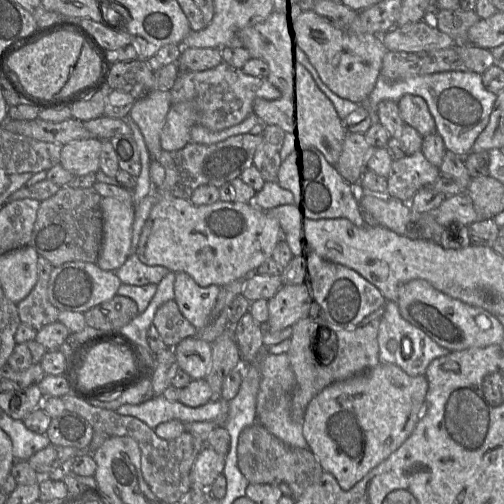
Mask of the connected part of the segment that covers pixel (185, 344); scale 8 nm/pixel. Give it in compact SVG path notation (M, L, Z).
M187 337L173 348L175 362L192 380L205 379L212 361L211 344L195 337Z

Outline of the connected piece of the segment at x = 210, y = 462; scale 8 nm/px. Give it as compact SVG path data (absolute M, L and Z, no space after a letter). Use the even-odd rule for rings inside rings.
M205 446L195 459L190 471L191 486L208 490L215 479L223 473L225 456Z

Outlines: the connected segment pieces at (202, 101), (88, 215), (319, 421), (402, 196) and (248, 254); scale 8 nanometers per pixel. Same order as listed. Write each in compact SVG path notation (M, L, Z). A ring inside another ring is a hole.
M223 61L205 71L181 71L170 92L171 104L190 104L197 114L198 124L211 131L221 131L244 121L253 113L255 99L279 97L279 92L265 78L247 75Z
M67 185L60 187L56 194L40 202L29 245L53 267L69 262L96 263L103 240L102 198L93 186L89 188L72 188Z
M379 364L377 367L374 367L362 374L356 375L345 381L336 382L324 388L309 402L307 406L303 419L303 436L308 443L308 448L315 455L324 472L332 474L342 489L350 490L372 469L385 461L409 438L424 411L427 390L428 381L424 375L419 375L416 377L409 376L401 368L394 364Z
M421 151L394 159L386 178L386 197L409 203L420 188L434 184L440 176L439 168L431 164Z
M159 197L145 221L135 252L142 263L164 266L171 272L185 272L201 287L225 286L251 274L269 259L281 239L282 231L278 221L254 205L221 200L208 205L194 205L187 199Z

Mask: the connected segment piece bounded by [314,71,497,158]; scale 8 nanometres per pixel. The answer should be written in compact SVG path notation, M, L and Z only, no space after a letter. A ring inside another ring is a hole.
M447 71L415 76L400 82L389 81L380 74L368 99L364 102L364 106L339 97L331 89L328 90L320 79L314 80L323 93L331 100L342 121L353 111L363 108L370 112L372 121L375 124L378 123L376 110L380 102L390 100L397 103L407 94L422 97L429 107L429 111L435 120L436 131L442 137L446 149L462 158L472 151L477 137L488 125L497 99L497 94L488 91L484 87L481 75L476 72Z

